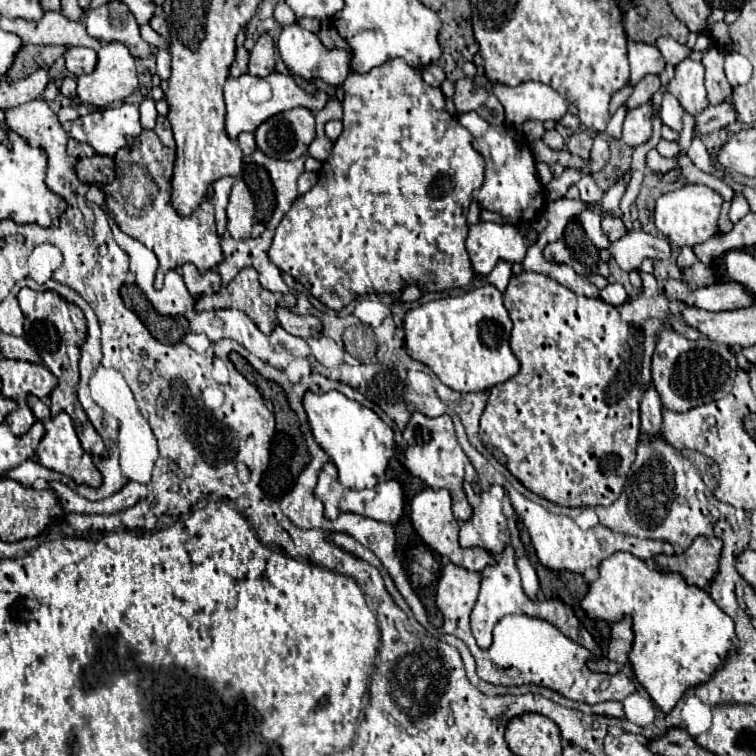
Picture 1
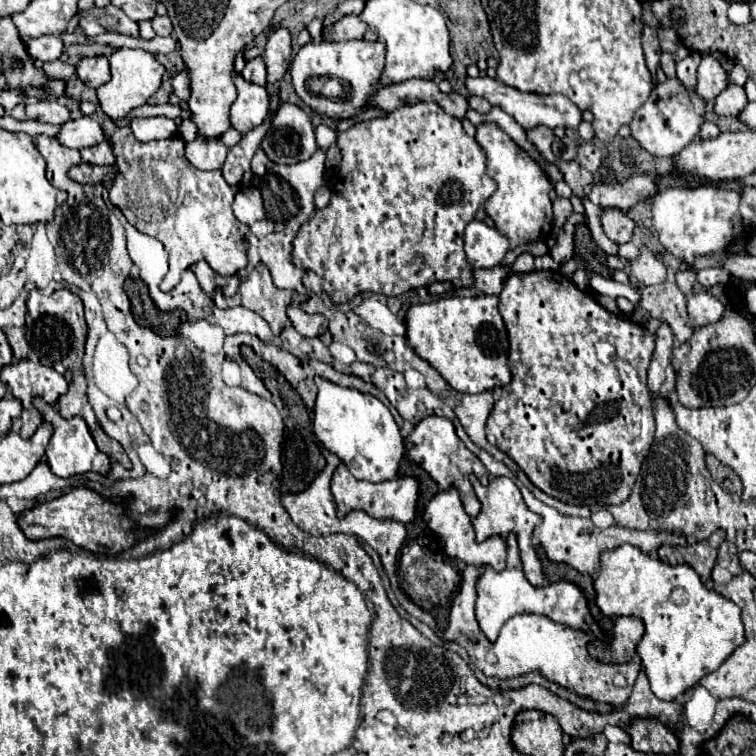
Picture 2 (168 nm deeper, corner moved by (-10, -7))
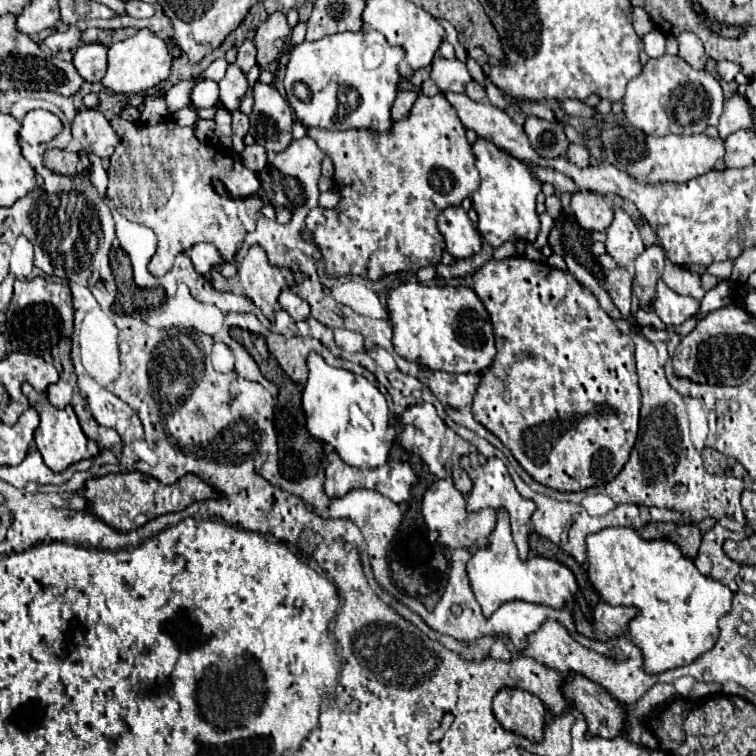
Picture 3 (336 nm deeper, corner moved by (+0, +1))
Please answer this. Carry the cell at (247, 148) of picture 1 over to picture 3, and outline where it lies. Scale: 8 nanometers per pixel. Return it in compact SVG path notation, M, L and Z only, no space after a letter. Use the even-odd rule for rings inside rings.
M259 144L245 146L245 150L241 152L241 158L243 158L243 164L245 164L249 170L253 170L253 172L265 168L265 164L267 164L265 148L261 148Z

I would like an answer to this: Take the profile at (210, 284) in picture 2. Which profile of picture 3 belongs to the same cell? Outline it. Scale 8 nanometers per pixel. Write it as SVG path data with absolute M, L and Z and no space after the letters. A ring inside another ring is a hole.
M199 242L193 248L189 248L187 256L193 260L197 272L201 272L201 274L207 274L211 268L219 268L223 264L219 250L207 242Z

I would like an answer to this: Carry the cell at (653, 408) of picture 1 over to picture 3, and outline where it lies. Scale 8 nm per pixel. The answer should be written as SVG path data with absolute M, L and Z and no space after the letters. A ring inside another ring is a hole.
M657 244L645 248L645 252L635 260L633 290L639 296L641 308L645 310L649 310L649 304L645 304L645 296L649 296L649 288L653 288L653 280L661 278L663 264L665 264L665 252Z

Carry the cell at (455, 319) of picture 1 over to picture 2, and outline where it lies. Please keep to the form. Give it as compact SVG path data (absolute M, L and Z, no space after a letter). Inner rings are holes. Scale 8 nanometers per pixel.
M475 296L475 298L441 298L429 304L415 304L409 308L405 316L407 326L407 342L415 350L415 354L427 360L451 388L457 392L479 394L485 390L495 390L511 382L509 370L509 334L505 322L499 314L499 296Z

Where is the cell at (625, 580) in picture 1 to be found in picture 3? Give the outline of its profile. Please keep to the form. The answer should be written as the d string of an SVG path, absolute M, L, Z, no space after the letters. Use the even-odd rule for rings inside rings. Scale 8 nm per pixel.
M603 528L587 536L587 562L589 580L601 598L609 604L635 606L639 612L629 622L631 640L643 650L645 672L657 674L671 668L691 664L697 656L715 646L719 638L719 618L731 608L733 592L711 576L703 576L691 558L669 540L643 540L633 528Z

